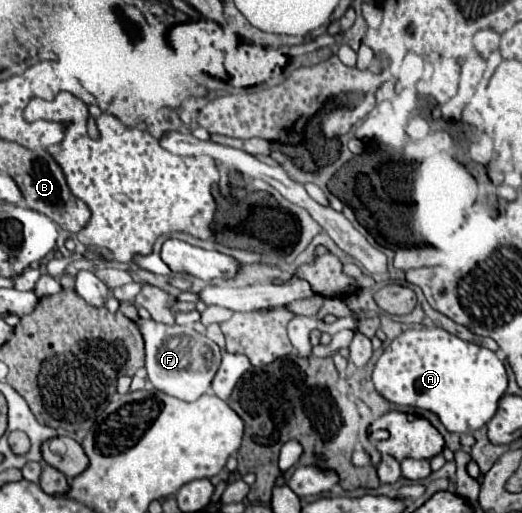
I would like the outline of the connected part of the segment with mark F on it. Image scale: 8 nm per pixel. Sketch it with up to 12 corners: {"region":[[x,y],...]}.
{"region":[[139,320],[151,384],[193,402],[221,348],[187,326]]}

